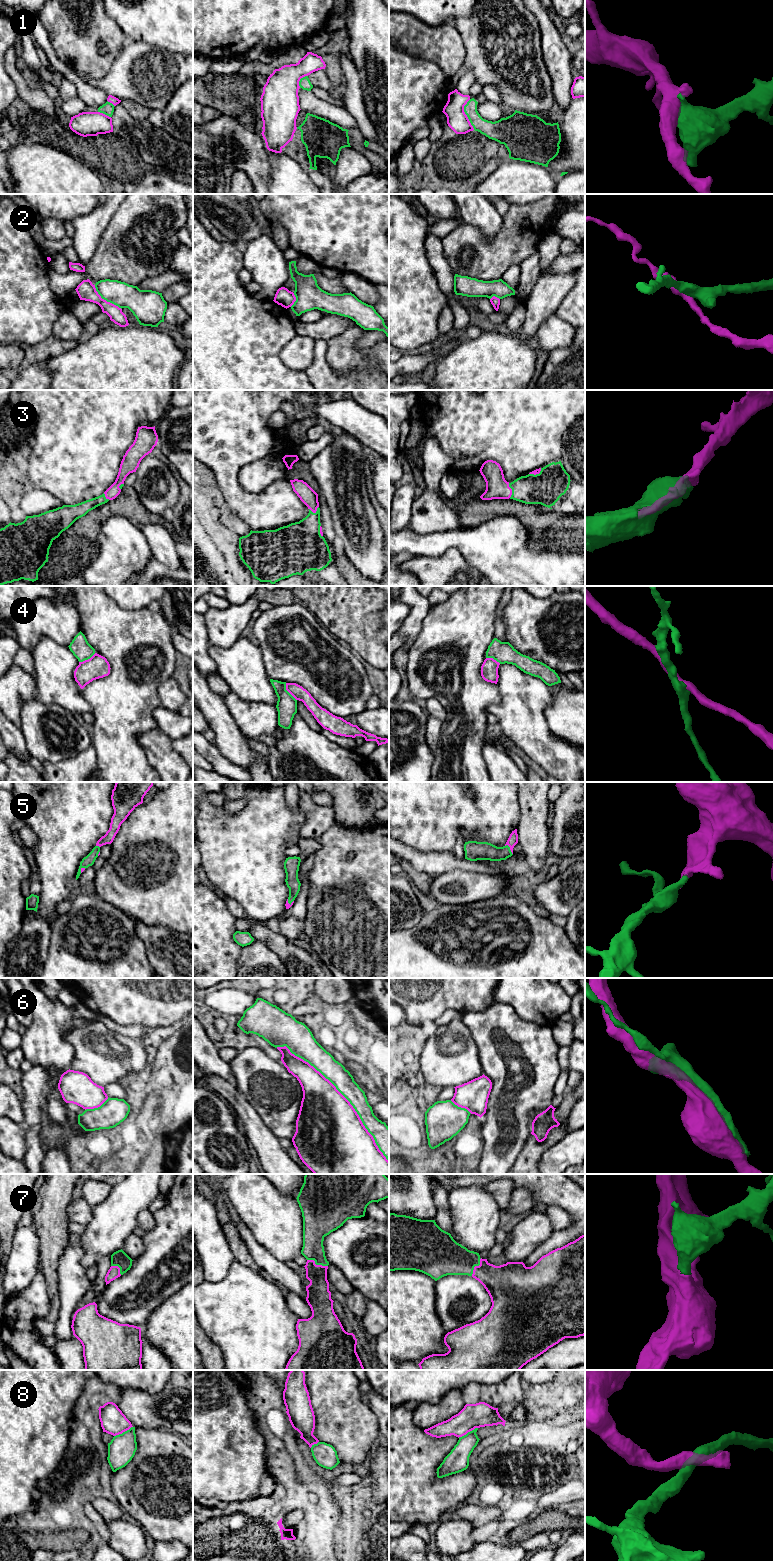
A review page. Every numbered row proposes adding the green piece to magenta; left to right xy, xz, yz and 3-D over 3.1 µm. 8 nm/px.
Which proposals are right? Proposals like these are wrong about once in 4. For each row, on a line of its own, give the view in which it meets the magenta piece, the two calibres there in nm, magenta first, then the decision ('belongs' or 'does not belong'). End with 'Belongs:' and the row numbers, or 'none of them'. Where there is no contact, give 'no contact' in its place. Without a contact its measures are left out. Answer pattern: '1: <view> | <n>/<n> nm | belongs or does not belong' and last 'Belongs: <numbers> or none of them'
1: yz | 170/130 nm | does not belong
2: xy | 150/200 nm | does not belong
3: yz | 180/240 nm | belongs
4: xz | 110/160 nm | does not belong
5: yz | 80/140 nm | belongs
6: xz | 480/170 nm | does not belong
7: xz | 190/180 nm | belongs
8: yz | 200/180 nm | does not belong
Belongs: 3, 5, 7

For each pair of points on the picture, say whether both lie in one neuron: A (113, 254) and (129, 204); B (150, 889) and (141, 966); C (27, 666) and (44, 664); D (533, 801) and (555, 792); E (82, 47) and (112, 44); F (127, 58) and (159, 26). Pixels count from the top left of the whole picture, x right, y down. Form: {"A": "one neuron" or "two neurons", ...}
{"A": "one neuron", "B": "two neurons", "C": "two neurons", "D": "two neurons", "E": "one neuron", "F": "two neurons"}

